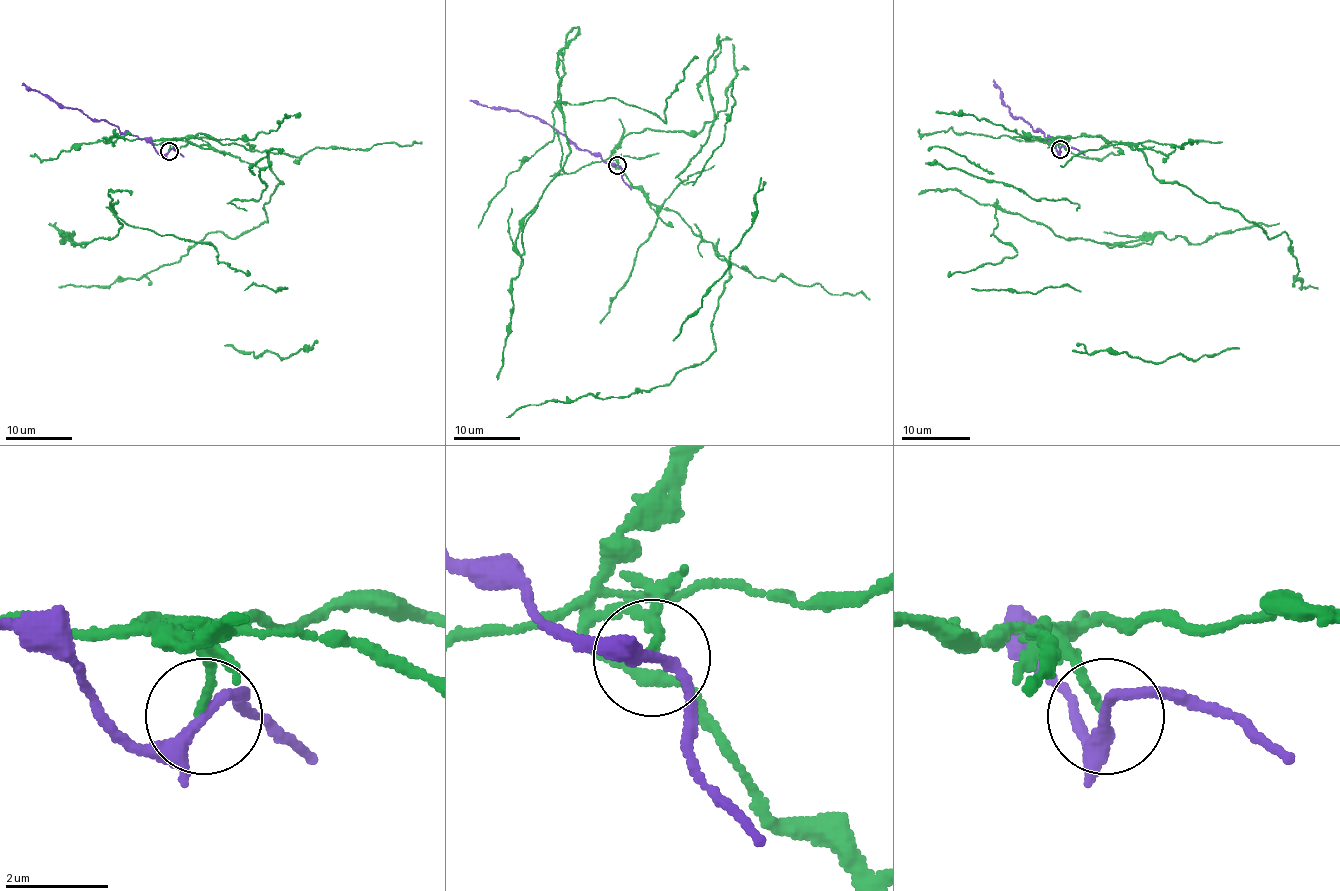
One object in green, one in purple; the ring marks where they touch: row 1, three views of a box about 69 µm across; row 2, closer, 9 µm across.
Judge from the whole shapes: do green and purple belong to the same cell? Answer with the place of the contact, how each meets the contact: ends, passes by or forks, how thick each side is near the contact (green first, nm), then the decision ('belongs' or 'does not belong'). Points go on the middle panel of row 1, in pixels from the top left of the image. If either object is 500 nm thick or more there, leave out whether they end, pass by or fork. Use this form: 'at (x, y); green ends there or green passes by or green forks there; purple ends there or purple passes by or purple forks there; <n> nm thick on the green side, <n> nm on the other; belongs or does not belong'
at (617, 165); green ends there; purple forks there; 130 nm thick on the green side, 200 nm on the other; does not belong

